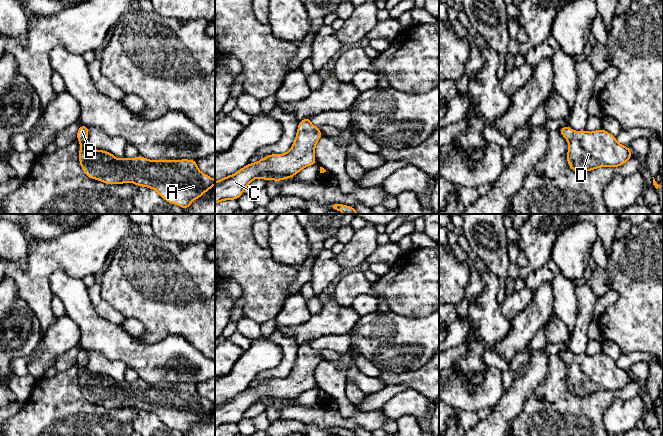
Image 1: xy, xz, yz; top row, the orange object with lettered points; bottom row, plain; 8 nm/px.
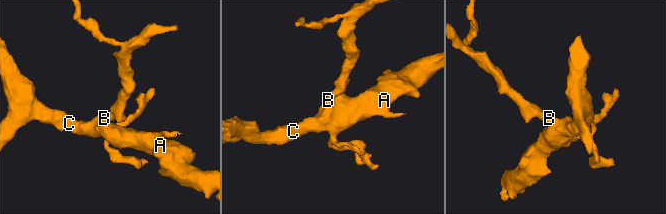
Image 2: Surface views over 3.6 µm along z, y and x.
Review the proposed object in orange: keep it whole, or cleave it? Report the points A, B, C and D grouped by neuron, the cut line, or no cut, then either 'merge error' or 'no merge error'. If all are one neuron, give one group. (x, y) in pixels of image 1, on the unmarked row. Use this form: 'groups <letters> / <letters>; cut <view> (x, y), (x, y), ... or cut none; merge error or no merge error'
groups A B C D; cut none; no merge error

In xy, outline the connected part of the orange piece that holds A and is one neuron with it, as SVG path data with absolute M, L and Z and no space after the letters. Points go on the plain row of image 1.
M80 349L76 362L80 367L79 386L88 402L108 409L134 407L138 411L148 411L156 414L168 427L177 428L183 433L189 432L195 423L202 421L215 409L215 403L199 394L196 384L148 384L140 379L133 383L126 380L123 383L117 383L108 375L89 372L86 368L88 361L88 351Z

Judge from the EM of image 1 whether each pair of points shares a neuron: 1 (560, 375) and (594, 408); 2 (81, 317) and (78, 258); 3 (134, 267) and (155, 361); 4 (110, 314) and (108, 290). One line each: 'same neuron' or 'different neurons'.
1: same neuron
2: different neurons
3: different neurons
4: different neurons

